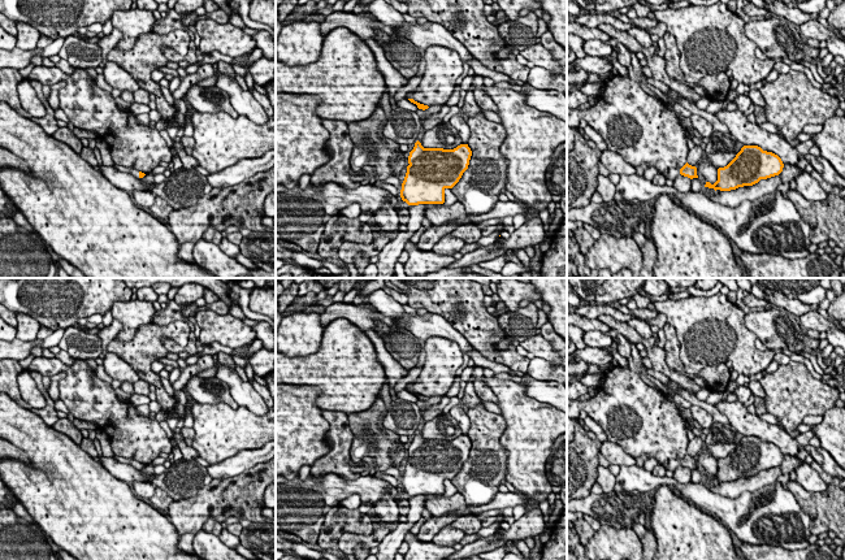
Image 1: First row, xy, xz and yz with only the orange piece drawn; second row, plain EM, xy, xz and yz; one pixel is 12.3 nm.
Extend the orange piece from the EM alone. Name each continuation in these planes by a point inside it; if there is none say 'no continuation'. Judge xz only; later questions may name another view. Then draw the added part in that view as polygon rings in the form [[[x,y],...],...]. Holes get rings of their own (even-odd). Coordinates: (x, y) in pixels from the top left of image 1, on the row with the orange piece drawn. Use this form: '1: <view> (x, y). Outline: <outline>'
no continuation

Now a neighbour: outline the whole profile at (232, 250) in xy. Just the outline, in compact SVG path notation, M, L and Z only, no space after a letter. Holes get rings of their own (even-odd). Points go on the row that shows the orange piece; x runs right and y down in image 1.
M225 236L221 240L220 248L230 257L234 257L240 253L239 246L230 243Z

